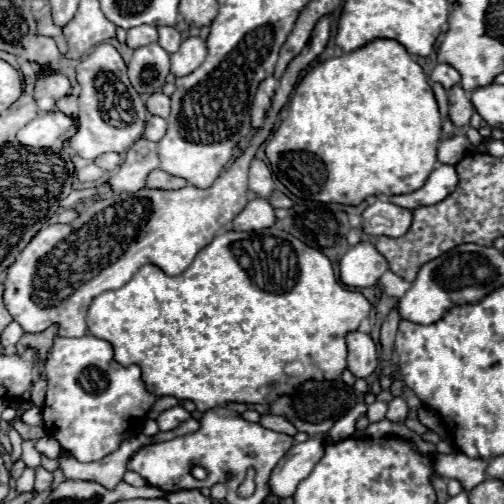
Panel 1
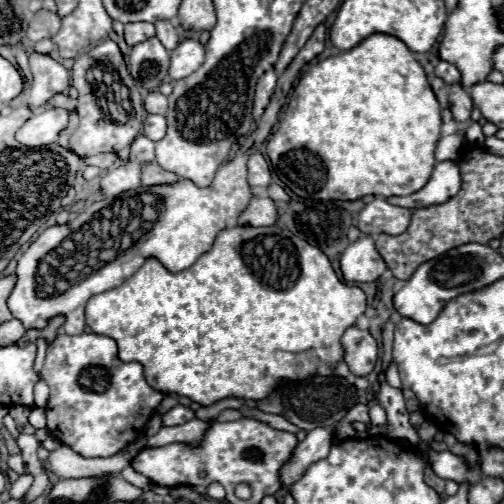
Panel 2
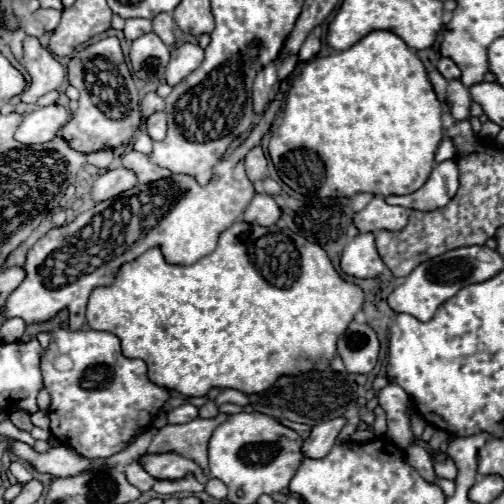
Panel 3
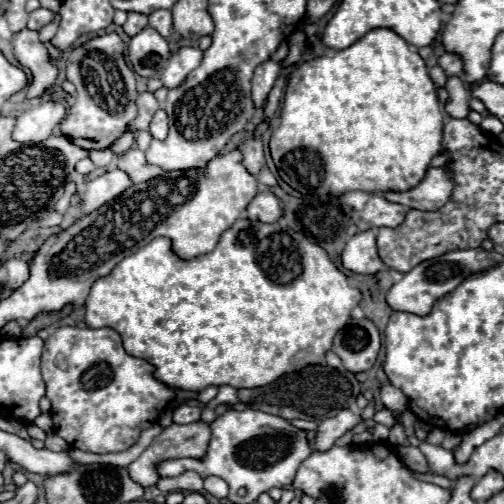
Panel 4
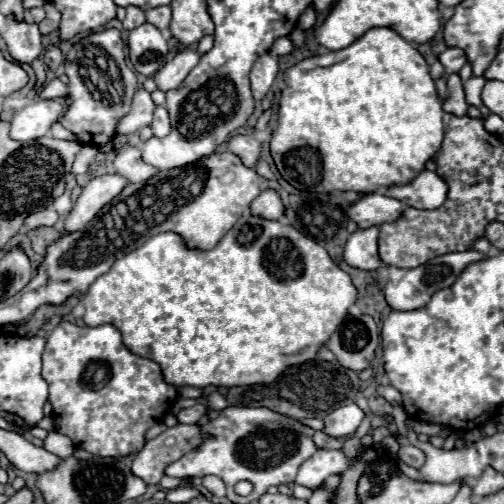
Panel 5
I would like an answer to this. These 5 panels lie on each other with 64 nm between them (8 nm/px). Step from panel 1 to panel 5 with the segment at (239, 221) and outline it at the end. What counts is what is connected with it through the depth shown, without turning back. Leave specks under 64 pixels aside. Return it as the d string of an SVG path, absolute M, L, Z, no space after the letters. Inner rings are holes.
M264 190L250 204L250 212L266 220L278 220L284 214L284 206L282 206L280 196L274 190Z

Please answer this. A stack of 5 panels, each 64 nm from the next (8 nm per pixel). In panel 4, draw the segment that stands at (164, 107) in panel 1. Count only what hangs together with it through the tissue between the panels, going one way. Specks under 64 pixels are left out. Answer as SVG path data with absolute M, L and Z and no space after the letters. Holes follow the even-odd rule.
M142 92L136 100L138 104L138 116L132 122L132 130L148 130L148 124L154 116L154 112L160 108L160 102L154 98L152 92Z

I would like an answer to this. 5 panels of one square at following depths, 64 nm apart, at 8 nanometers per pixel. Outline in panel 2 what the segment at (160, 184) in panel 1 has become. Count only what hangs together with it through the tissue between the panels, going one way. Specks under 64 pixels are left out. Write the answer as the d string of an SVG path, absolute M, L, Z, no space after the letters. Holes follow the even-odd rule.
M144 164L142 168L142 184L144 186L156 186L156 184L176 184L180 180L174 172L162 170L158 164Z

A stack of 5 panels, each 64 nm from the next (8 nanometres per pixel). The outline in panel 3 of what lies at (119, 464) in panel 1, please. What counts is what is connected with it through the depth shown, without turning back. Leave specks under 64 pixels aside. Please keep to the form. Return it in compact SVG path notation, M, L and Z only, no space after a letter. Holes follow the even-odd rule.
M14 442L14 452L18 458L28 462L38 472L48 472L54 478L68 478L78 476L80 472L92 470L92 460L80 456L76 450L68 448L66 444L60 444L56 448L50 448L46 454L38 454L30 446L22 442Z

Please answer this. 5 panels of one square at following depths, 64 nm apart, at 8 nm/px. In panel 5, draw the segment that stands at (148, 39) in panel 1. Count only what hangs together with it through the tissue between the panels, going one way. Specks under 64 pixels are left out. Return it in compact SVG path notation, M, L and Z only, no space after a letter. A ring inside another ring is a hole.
M128 6L126 8L126 18L124 18L124 28L126 30L132 30L132 28L138 28L140 24L144 24L146 22L146 16L144 16L144 12L140 10L140 8L136 8L136 6Z

